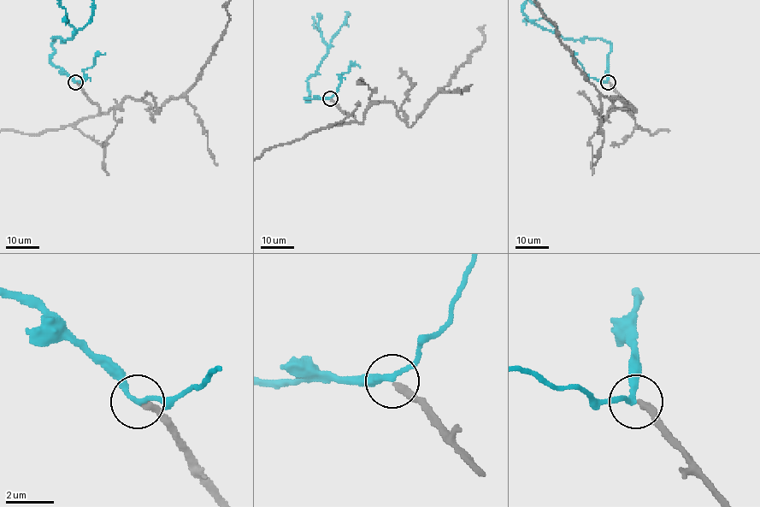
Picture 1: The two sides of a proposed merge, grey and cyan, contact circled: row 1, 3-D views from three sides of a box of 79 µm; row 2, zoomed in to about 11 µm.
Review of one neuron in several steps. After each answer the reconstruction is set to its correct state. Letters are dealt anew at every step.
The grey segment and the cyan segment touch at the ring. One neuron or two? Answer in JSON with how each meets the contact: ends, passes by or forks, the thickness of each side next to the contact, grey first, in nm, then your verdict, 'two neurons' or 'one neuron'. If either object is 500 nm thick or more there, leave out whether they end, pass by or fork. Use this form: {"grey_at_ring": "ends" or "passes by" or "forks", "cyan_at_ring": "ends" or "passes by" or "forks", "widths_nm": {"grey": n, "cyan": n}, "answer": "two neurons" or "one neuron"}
{"grey_at_ring": "ends", "cyan_at_ring": "passes by", "widths_nm": {"grey": 280, "cyan": 200}, "answer": "one neuron"}

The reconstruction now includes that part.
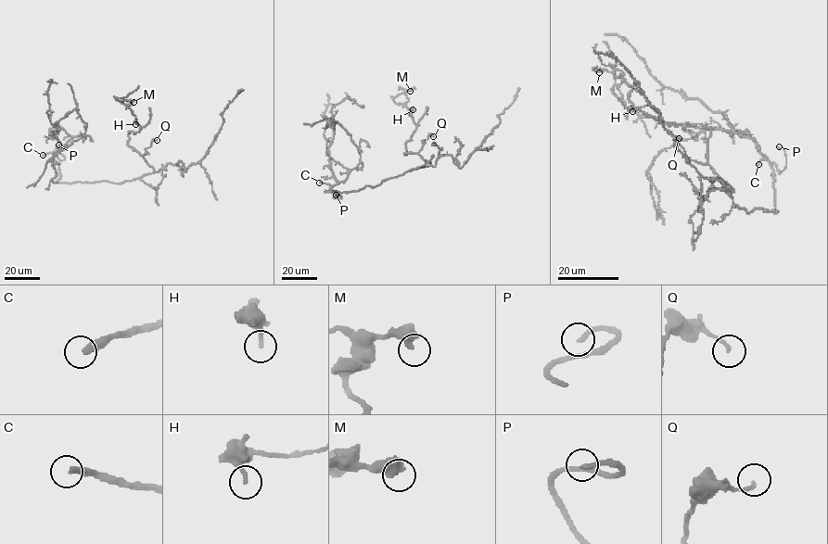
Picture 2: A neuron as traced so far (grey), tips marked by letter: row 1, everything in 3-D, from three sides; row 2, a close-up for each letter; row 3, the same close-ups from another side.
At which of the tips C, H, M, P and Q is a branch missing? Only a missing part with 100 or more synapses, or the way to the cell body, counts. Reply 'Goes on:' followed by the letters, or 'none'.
Goes on: C, P

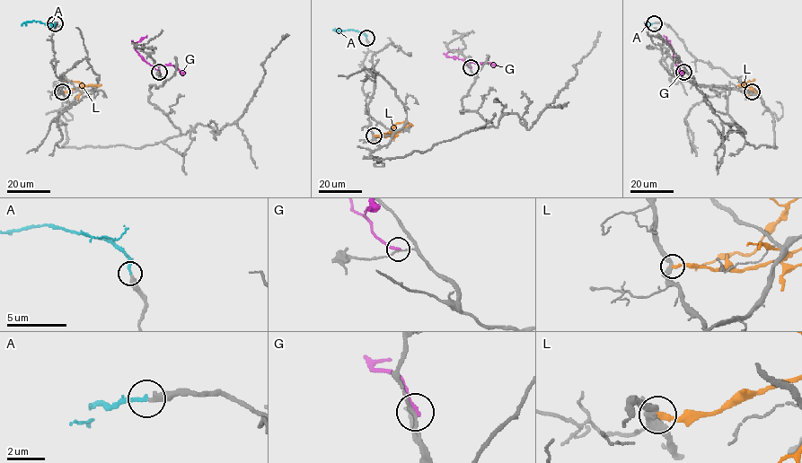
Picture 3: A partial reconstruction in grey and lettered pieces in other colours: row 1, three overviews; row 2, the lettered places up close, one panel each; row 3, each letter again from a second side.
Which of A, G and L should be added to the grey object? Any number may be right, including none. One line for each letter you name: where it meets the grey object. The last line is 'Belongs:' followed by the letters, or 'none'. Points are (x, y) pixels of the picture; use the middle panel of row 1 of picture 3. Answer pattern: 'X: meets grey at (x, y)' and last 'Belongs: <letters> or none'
A: meets grey at (366, 38)
Belongs: A

